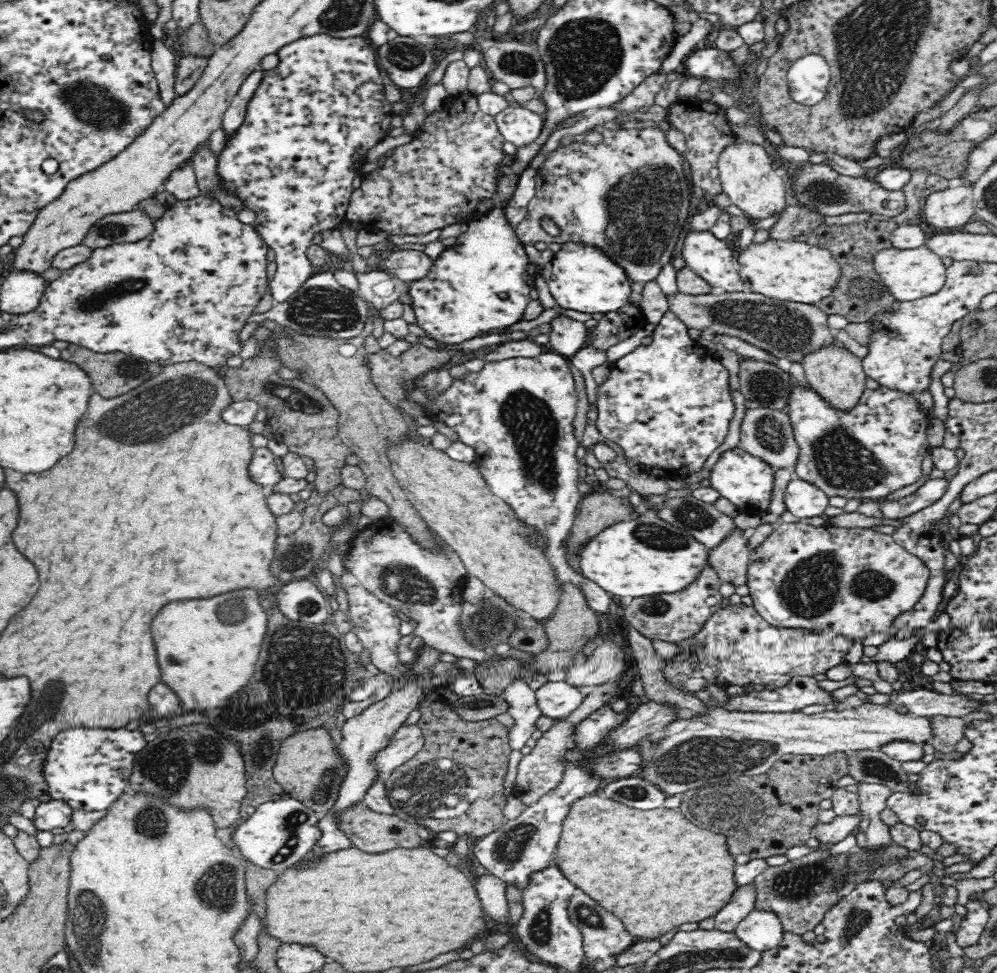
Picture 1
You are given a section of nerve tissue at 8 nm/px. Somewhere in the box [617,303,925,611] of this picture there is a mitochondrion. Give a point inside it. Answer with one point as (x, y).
(842, 460)

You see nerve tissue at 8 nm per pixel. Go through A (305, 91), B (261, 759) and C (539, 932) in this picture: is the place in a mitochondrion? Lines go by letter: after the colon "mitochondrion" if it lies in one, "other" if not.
A: other
B: mitochondrion
C: mitochondrion

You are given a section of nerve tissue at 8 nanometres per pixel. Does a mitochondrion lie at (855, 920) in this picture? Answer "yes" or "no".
yes

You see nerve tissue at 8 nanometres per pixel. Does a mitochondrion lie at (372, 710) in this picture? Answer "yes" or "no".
no

